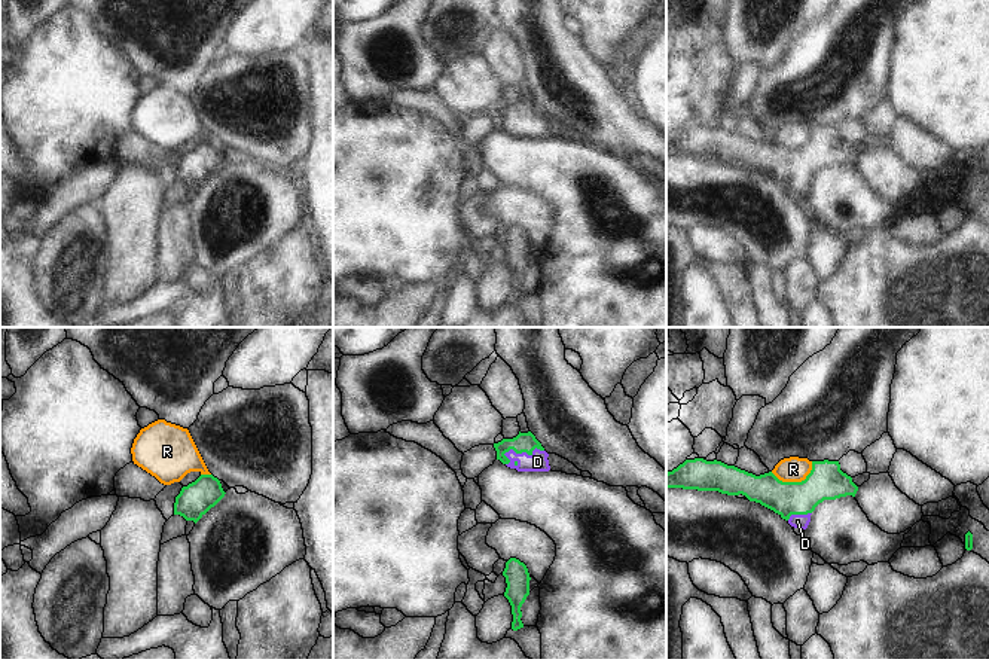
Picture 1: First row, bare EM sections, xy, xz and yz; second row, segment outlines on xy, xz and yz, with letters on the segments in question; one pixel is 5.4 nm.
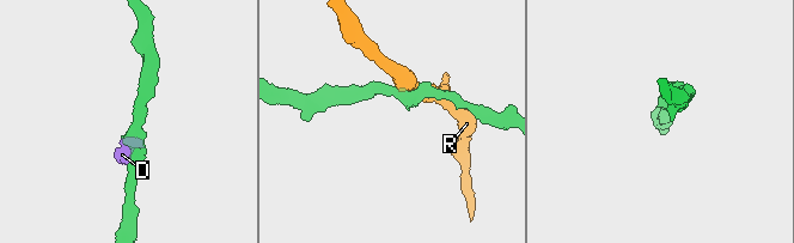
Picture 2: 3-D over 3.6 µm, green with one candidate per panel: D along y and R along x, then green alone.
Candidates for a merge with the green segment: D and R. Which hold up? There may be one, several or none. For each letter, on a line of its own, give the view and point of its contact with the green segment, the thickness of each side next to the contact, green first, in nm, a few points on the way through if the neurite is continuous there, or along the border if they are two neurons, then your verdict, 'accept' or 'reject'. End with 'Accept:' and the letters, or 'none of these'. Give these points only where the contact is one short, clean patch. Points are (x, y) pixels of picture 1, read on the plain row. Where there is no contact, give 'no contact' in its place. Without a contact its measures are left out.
D: xz (522, 118) | 110/100 nm | across xz (524, 109), (522, 118), (537, 128) | accept
R: yz (796, 149) | 200/140 nm | along yz (812, 128), (811, 139), (800, 148), (780, 148), (771, 139) | reject
Accept: D

